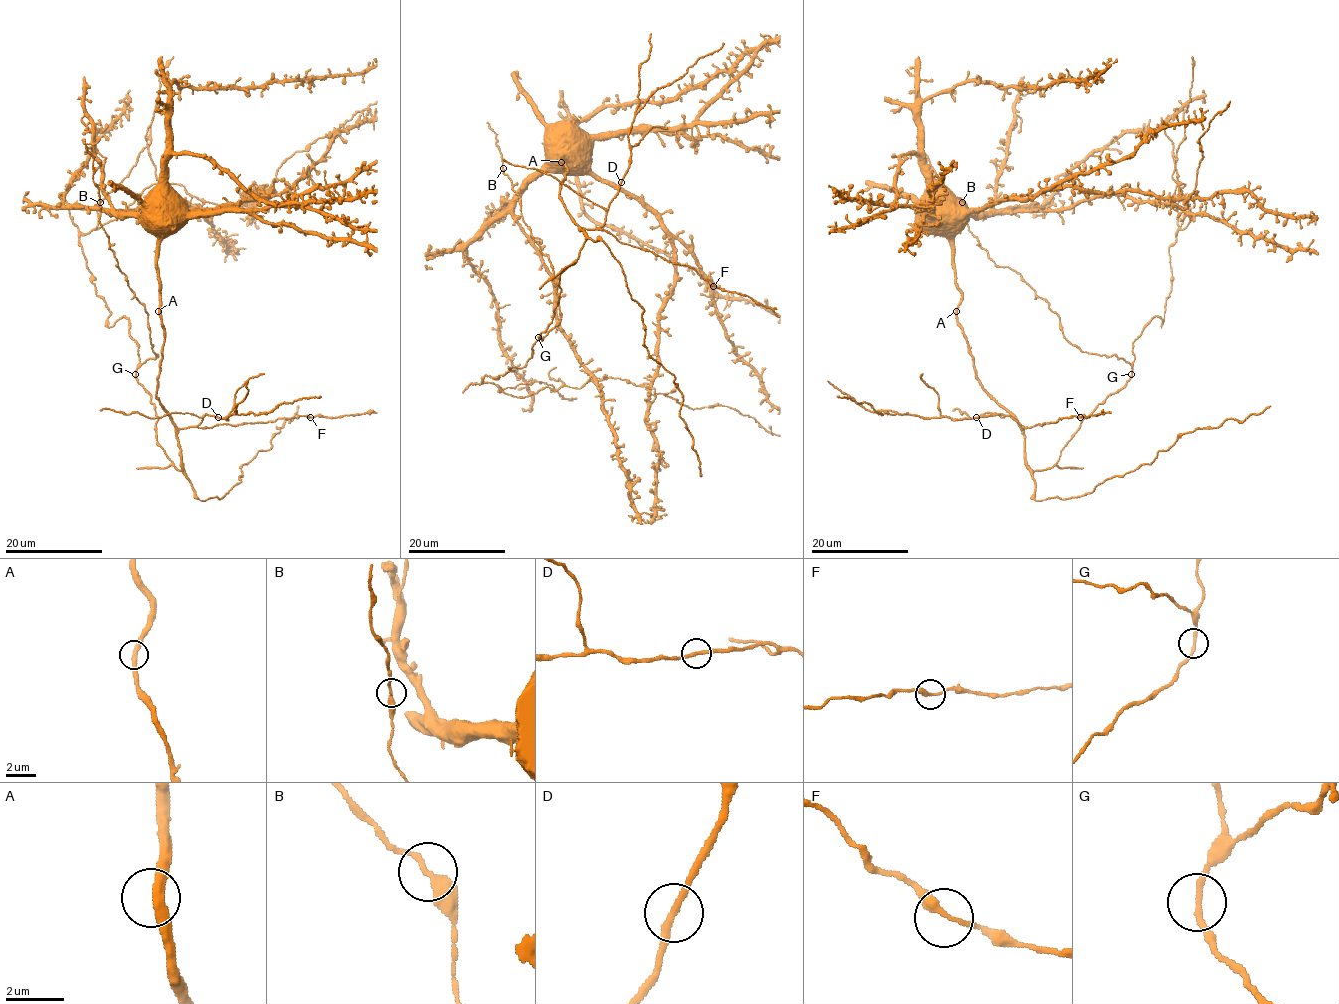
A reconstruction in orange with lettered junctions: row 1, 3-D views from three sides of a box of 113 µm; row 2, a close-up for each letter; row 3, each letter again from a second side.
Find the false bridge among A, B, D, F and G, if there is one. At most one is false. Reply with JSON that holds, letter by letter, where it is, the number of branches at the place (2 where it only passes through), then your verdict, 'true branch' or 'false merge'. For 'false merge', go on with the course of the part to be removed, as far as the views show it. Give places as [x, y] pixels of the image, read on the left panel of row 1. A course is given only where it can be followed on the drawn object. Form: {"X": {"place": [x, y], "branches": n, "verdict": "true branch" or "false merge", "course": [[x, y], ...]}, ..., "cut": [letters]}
{"A": {"place": [158, 311], "branches": 2, "verdict": "true branch"}, "B": {"place": [100, 202], "branches": 2, "verdict": "true branch"}, "D": {"place": [218, 417], "branches": 2, "verdict": "true branch"}, "F": {"place": [310, 417], "branches": 2, "verdict": "true branch"}, "G": {"place": [135, 374], "branches": 2, "verdict": "true branch"}, "cut": []}

